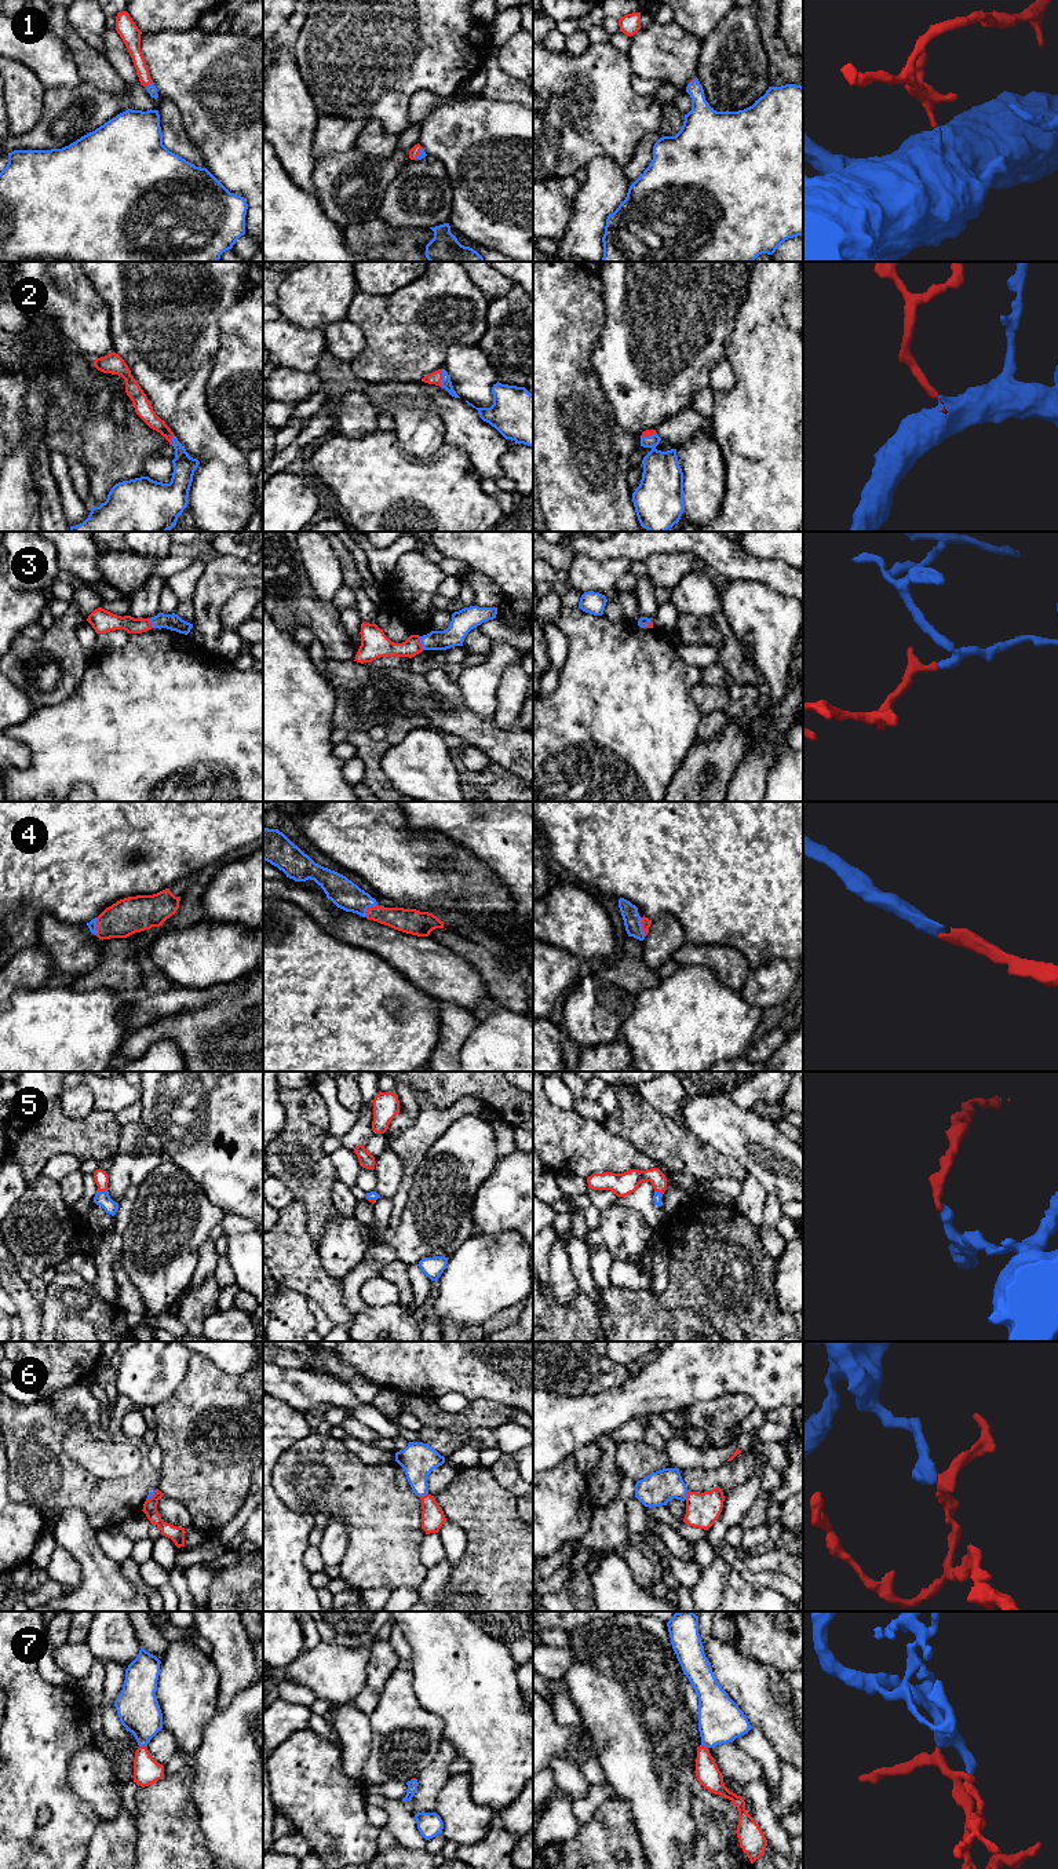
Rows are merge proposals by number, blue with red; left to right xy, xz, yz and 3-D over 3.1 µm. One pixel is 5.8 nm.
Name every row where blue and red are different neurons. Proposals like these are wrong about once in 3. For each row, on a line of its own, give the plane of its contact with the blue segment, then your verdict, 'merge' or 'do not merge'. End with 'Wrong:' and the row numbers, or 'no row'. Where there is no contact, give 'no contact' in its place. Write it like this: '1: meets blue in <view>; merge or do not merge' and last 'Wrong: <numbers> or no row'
1: meets blue in xy; merge
2: meets blue in xz; merge
3: meets blue in xz; merge
4: meets blue in yz; merge
5: meets blue in xy; merge
6: meets blue in yz; do not merge
7: meets blue in xy; merge
Wrong: 6

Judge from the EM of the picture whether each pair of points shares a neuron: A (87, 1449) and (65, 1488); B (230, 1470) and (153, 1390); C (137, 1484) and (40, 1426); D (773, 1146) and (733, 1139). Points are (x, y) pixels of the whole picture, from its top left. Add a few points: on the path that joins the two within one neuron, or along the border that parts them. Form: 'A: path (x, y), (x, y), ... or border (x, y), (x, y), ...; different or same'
A: border (65, 1434), (64, 1450), (98, 1478); different
B: border (183, 1375), (177, 1390), (153, 1408); different
C: path (108, 1489), (84, 1489), (50, 1455); same
D: path (763, 1146), (750, 1139), (743, 1139); same

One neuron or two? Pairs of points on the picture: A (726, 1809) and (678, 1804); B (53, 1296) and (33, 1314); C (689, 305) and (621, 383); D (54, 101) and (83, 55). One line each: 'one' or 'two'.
A: two
B: two
C: one
D: two

